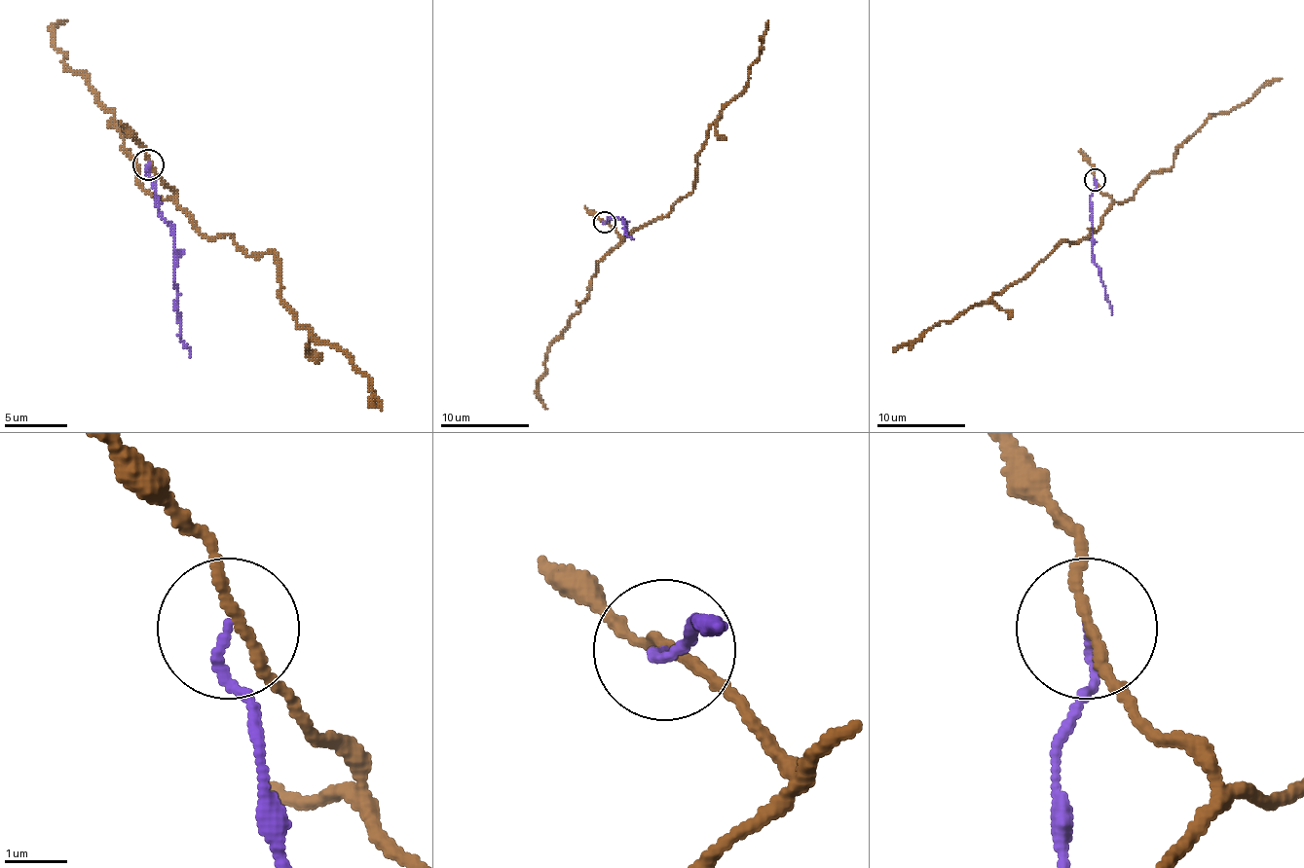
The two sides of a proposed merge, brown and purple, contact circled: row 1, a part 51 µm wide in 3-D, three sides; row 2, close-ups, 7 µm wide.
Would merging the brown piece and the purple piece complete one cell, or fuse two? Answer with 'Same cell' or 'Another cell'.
Another cell

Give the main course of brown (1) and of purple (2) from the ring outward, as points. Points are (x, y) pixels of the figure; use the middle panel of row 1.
1: (605, 221), (624, 238), (687, 197), (706, 130), (744, 89), (768, 20)
2: (605, 221), (609, 217), (622, 219), (627, 233), (633, 238)

